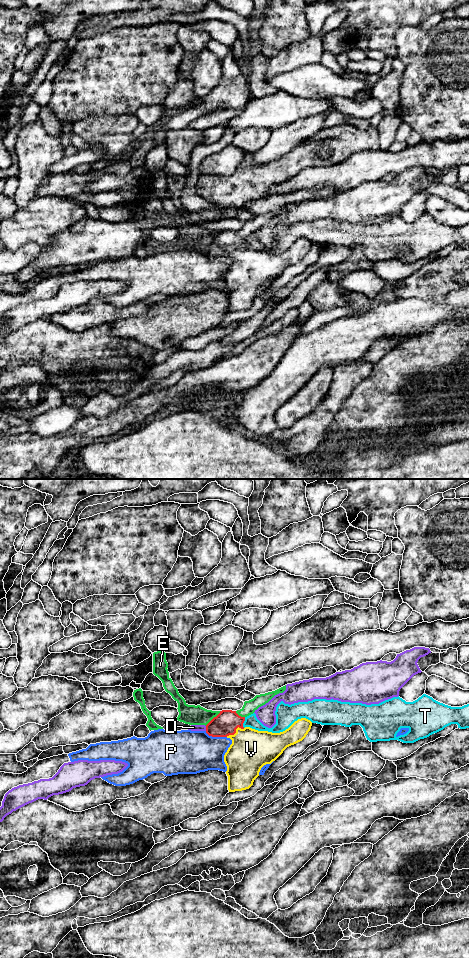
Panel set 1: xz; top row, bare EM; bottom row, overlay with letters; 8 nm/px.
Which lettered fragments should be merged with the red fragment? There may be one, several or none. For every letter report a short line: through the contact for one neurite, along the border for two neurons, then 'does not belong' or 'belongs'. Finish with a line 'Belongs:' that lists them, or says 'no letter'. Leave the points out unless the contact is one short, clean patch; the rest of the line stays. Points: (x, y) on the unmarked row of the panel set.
D: does not belong
E: xz (220, 231), (205, 245) | does not belong
P: xz (205, 251), (212, 256), (226, 257) | does not belong
T: xz (245, 237), (243, 247) | does not belong
V: xz (226, 242), (235, 251), (251, 269) | belongs
Belongs: V

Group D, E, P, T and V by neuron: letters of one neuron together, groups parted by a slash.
D / E / P / T / V

